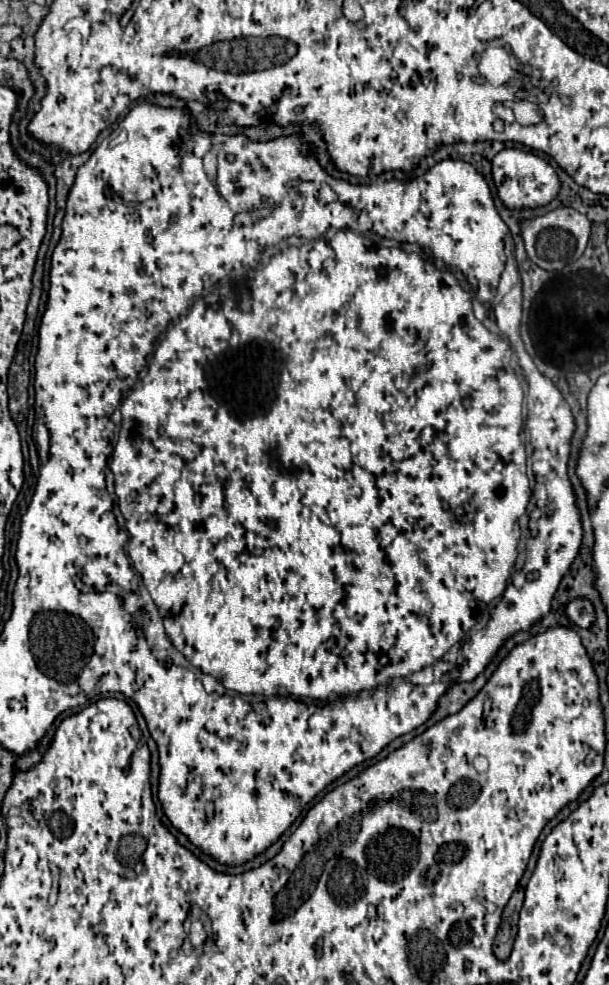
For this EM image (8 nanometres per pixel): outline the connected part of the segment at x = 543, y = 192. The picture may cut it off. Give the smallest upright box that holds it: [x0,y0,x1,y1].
[493,149,561,209]

